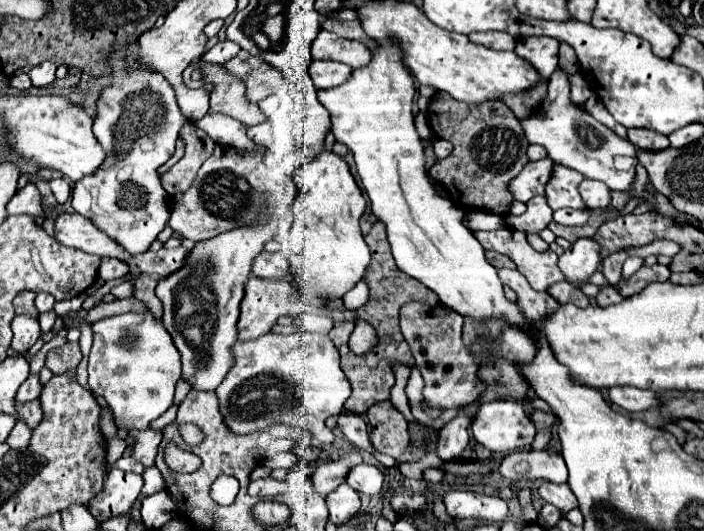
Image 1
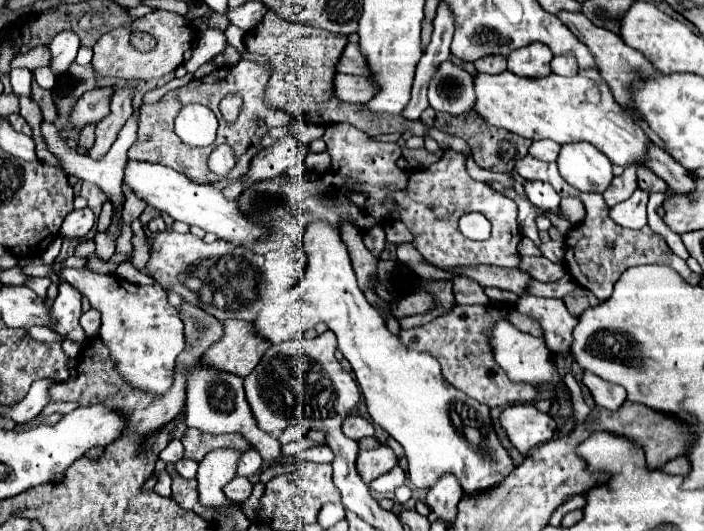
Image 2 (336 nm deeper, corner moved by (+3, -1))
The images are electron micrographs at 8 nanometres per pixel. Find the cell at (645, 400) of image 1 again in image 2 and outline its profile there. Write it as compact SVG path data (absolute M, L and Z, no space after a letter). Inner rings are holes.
M585 372L581 382L589 388L595 404L601 406L601 408L617 410L625 402L625 390L621 386L611 384L611 382L605 382L599 376L595 376L593 372Z

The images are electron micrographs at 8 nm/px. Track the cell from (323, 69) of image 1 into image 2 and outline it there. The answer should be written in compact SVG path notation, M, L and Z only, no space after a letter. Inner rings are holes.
M337 74L335 76L335 94L343 102L351 104L365 104L377 94L377 84L373 80L363 76L349 76L349 74Z

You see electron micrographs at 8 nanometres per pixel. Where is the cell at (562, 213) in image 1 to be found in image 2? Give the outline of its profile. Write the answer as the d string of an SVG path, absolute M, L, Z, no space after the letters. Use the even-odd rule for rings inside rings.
M525 180L523 182L523 190L529 198L531 204L543 208L543 210L555 210L559 208L559 194L553 190L553 186L549 182L541 182L541 180Z

